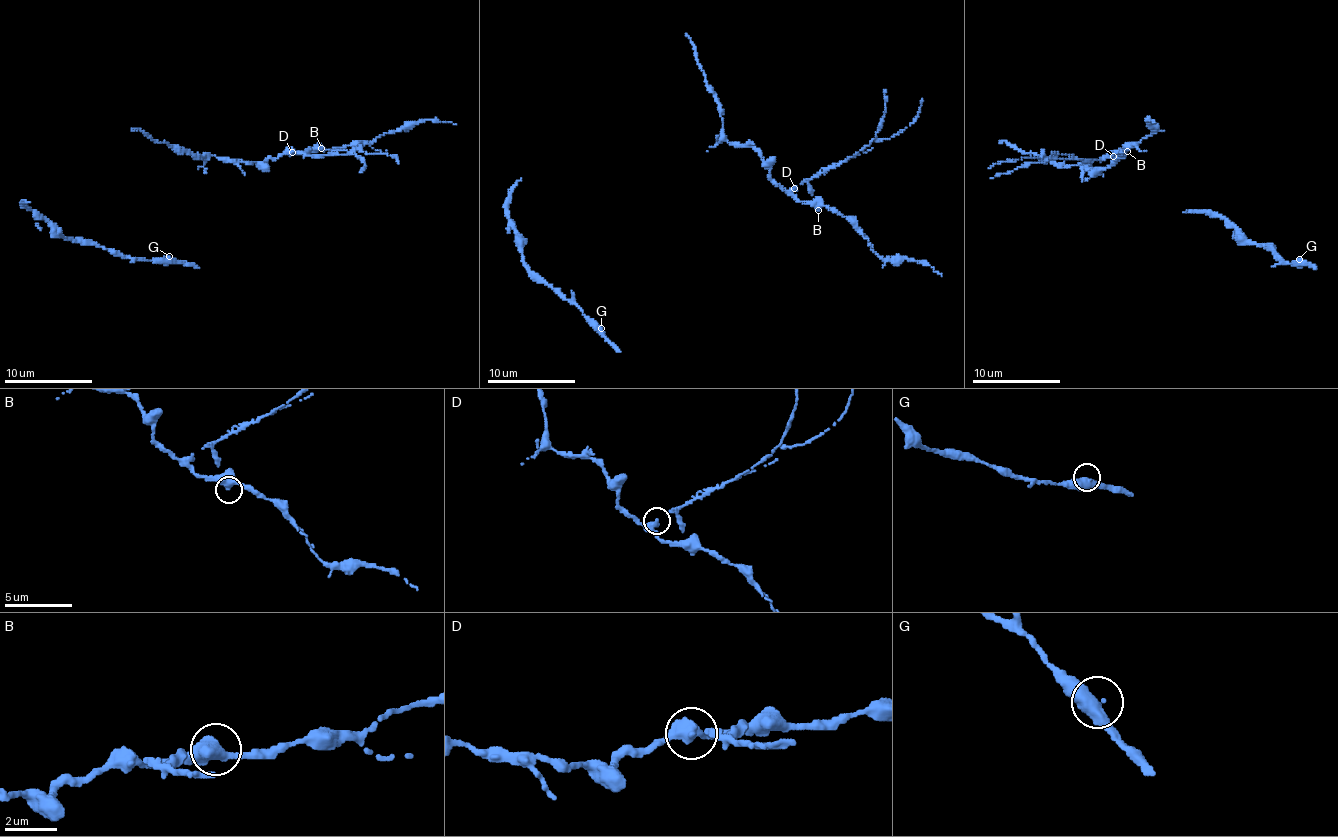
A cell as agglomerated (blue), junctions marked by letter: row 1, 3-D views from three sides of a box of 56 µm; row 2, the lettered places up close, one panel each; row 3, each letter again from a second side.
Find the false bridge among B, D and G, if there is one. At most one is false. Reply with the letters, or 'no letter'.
D

